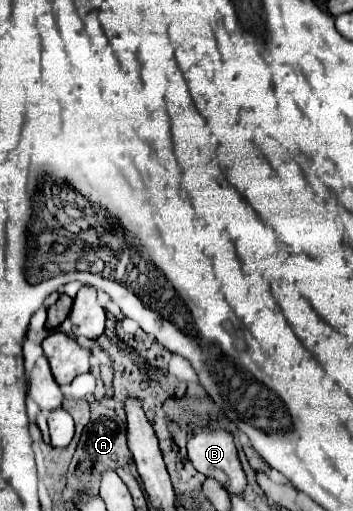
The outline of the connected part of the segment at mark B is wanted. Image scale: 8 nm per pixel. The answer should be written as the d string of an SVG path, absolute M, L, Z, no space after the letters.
M195 431L187 451L199 473L219 481L233 495L245 495L247 481L229 431Z

